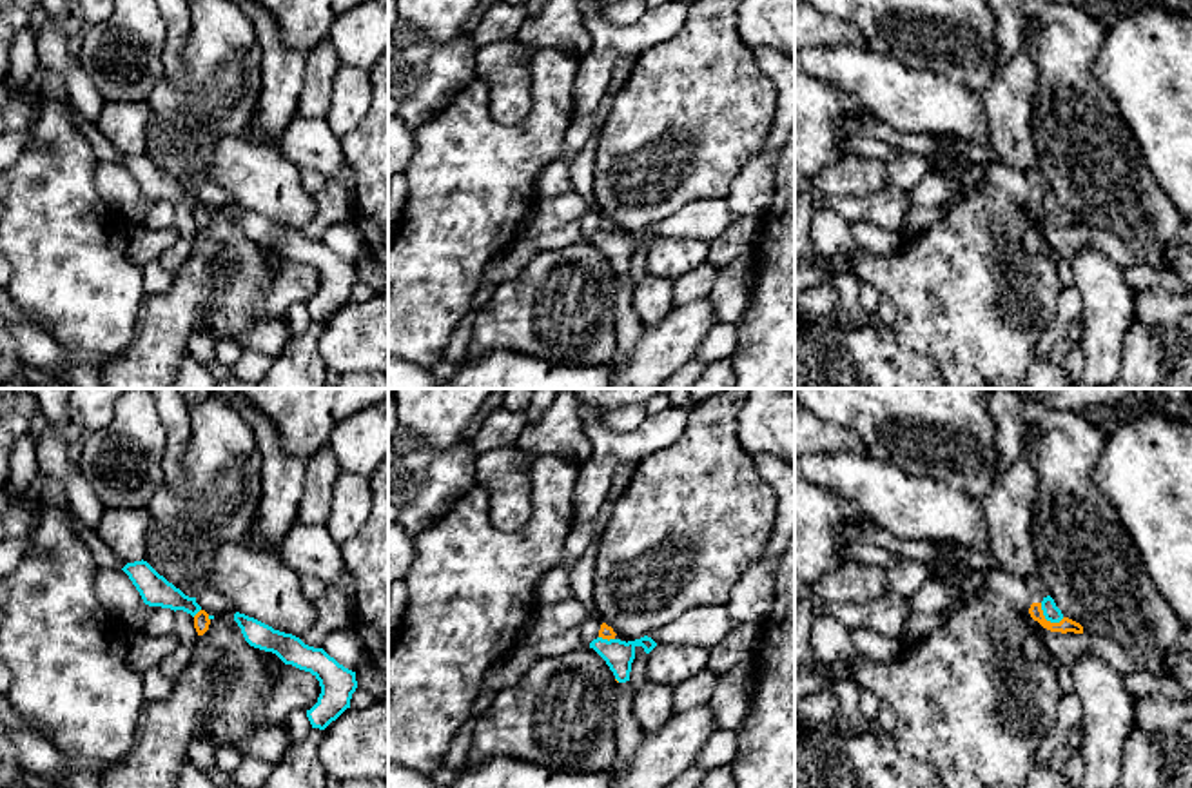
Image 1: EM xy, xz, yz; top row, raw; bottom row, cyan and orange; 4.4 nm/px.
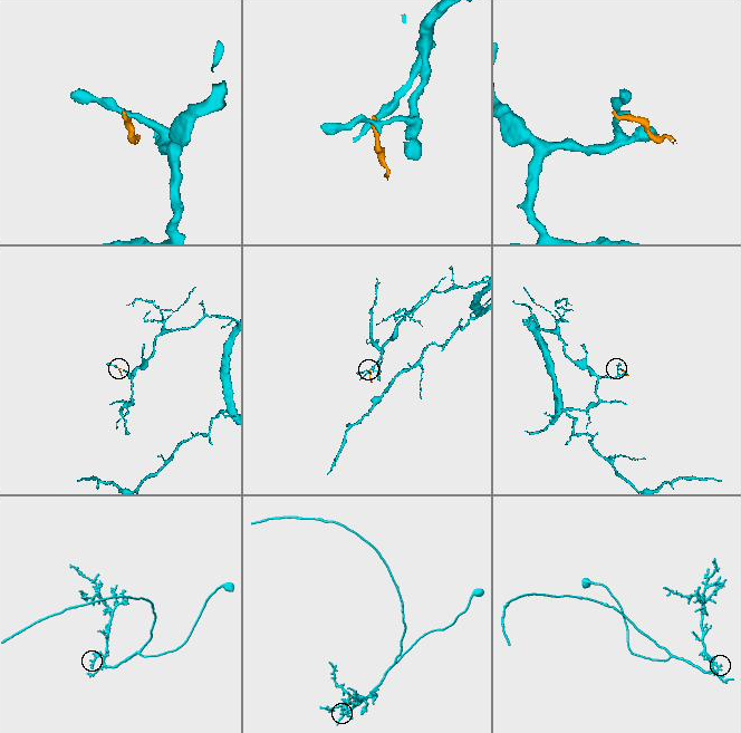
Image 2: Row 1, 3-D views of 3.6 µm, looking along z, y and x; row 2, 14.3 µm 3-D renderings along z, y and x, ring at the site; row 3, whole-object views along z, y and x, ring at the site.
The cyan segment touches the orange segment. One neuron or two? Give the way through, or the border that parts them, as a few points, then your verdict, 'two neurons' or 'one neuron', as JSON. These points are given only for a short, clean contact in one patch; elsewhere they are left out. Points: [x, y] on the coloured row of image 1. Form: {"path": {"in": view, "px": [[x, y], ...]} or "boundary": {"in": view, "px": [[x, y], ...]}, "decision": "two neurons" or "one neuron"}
{"boundary": {"in": "yz", "px": [[1040, 603], [1042, 614], [1047, 620], [1060, 621], [1064, 618]]}, "decision": "two neurons"}

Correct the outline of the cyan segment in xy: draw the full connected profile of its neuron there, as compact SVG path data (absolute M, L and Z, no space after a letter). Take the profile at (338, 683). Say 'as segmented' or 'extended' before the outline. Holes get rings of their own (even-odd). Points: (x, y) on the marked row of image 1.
as segmented; M236 612L234 621L245 641L259 650L276 654L285 665L310 672L321 686L318 703L307 710L312 728L325 730L347 708L357 688L356 672L339 665L323 648L305 645L299 637Z

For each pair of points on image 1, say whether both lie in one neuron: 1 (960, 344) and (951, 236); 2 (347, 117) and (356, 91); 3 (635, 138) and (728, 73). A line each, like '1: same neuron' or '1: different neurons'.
1: same neuron
2: same neuron
3: same neuron

